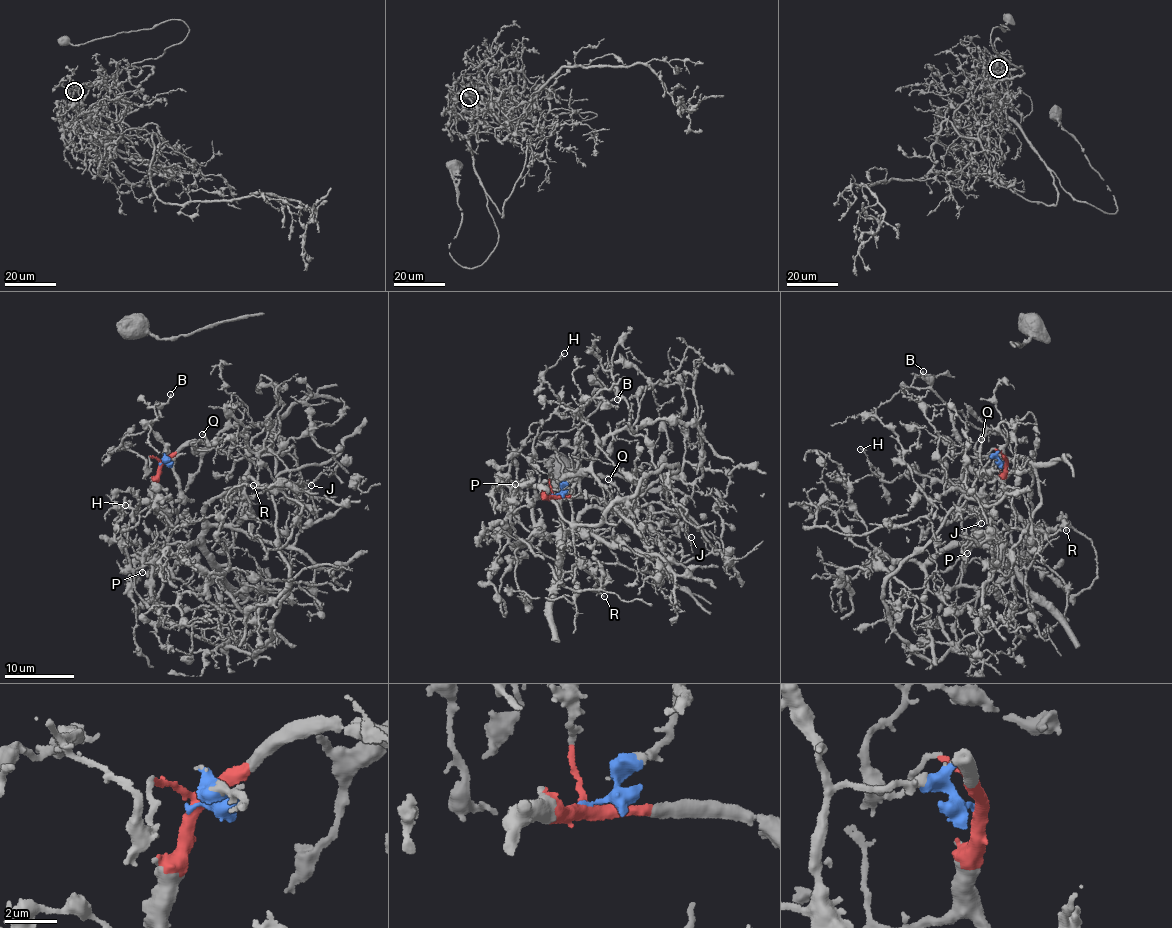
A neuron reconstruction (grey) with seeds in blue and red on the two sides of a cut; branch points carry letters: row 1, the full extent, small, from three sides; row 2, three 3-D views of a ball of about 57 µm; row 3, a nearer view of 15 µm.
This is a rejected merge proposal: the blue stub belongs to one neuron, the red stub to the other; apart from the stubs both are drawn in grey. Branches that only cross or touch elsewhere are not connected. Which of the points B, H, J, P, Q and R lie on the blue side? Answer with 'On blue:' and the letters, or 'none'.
On blue: B, H

